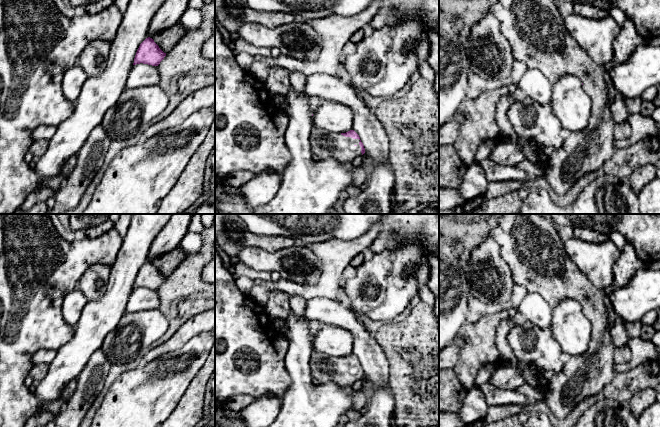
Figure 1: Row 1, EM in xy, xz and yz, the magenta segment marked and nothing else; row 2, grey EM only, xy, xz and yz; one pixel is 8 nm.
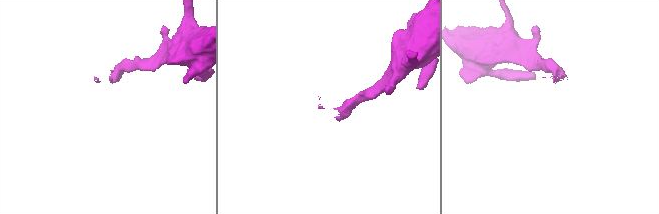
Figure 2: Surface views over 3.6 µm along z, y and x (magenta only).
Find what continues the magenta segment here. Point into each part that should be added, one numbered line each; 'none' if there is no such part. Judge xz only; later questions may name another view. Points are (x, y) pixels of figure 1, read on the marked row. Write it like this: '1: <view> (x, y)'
1: xz (325, 145)

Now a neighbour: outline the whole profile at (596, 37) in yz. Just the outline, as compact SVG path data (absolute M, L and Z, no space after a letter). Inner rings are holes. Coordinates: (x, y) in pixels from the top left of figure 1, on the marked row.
M571 14L564 17L564 23L570 36L594 63L610 66L613 45L621 29L612 16L593 19Z

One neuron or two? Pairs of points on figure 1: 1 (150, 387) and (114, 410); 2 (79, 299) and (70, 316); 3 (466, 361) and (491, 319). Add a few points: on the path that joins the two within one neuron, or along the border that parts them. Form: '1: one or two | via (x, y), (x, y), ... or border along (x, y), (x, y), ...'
1: one | via (141, 396), (127, 410), (123, 410)
2: one | via (75, 303), (72, 306), (71, 312)
3: one | via (476, 351), (480, 347), (480, 337), (485, 329)

